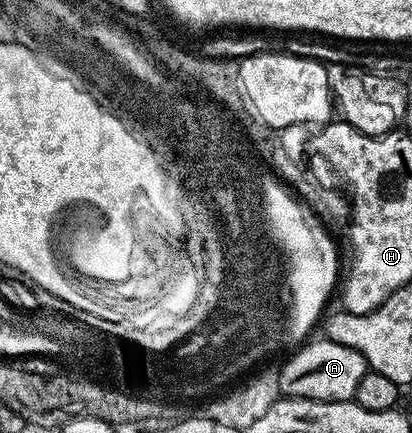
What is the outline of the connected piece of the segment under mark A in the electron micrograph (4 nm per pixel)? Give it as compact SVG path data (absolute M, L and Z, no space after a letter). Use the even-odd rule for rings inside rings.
M328 338L310 339L301 344L290 355L290 360L279 368L281 390L285 396L322 400L323 402L343 402L353 400L355 390L359 390L359 382L367 371L363 354L351 350L351 346L343 346Z

